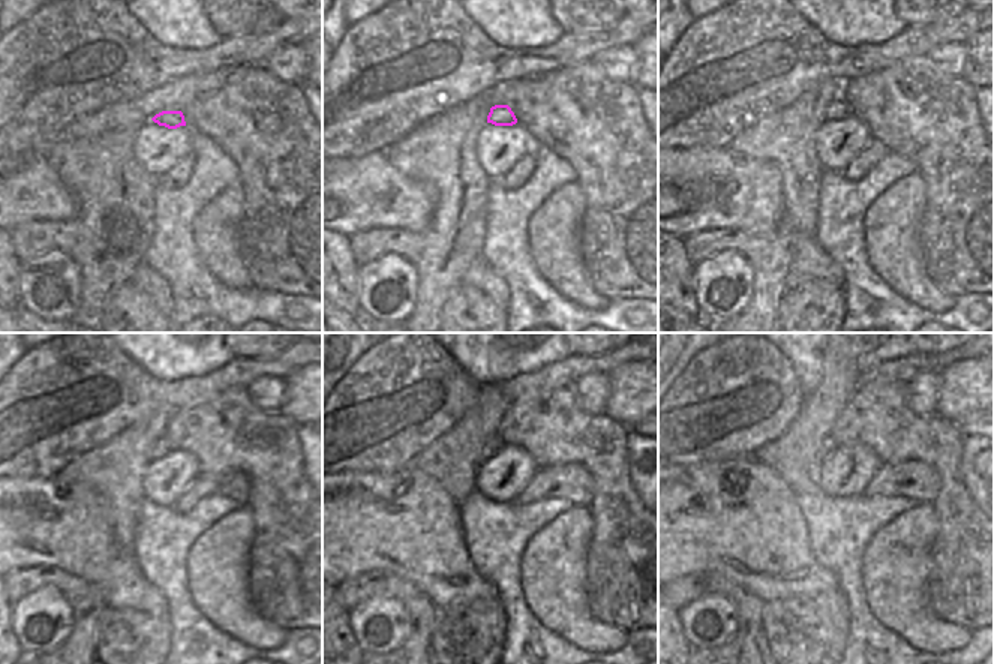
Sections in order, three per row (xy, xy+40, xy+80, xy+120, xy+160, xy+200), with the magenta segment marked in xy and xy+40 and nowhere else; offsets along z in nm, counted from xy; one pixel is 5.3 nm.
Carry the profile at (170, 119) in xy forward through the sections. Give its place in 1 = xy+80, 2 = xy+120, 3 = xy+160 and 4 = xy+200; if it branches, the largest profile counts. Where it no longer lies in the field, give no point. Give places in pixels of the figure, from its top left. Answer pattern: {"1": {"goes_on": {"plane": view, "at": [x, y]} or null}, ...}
{"1": {"goes_on": {"plane": "xy+80", "at": [837, 110]}}, "2": {"goes_on": {"plane": "xy+120", "at": [162, 447]}}, "3": {"goes_on": {"plane": "xy+160", "at": [495, 444]}}, "4": {"goes_on": {"plane": "xy+200", "at": [831, 447]}}}

